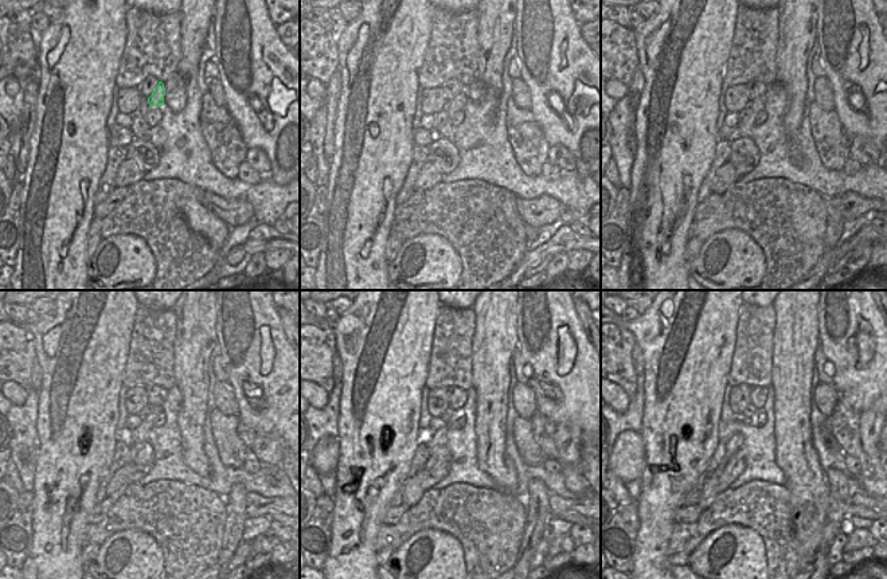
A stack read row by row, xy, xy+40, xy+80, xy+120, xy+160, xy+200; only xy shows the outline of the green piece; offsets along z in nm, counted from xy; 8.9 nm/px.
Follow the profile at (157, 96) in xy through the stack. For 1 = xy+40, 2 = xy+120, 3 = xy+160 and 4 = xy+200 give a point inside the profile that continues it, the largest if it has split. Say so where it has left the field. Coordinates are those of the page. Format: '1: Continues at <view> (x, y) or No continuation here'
1: Continues at xy+40 (457, 104)
2: Continues at xy+120 (140, 434)
3: Continues at xy+160 (440, 438)
4: Continues at xy+200 (737, 441)

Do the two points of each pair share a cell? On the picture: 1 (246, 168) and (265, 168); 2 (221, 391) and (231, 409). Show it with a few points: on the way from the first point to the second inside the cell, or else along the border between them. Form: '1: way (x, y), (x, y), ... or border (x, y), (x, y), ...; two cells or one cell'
1: border (245, 159), (260, 173), (269, 176); two cells
2: way (223, 395), (227, 405); one cell

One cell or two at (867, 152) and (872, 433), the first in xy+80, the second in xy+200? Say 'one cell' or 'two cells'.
one cell

